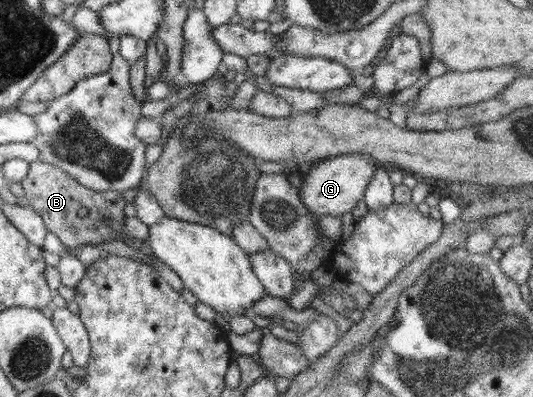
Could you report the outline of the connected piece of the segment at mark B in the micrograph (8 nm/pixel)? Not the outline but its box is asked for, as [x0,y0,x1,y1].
[20,161,153,256]

